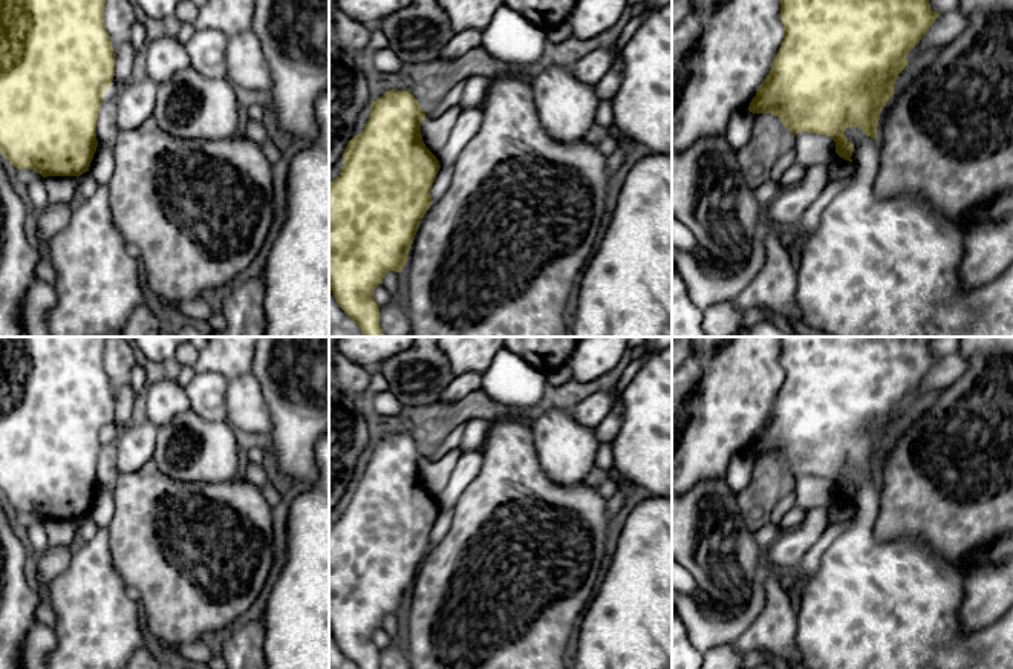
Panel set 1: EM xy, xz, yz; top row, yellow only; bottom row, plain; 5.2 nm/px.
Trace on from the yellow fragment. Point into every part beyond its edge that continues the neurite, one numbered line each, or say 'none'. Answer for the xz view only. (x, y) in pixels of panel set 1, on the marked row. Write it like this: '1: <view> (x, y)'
none

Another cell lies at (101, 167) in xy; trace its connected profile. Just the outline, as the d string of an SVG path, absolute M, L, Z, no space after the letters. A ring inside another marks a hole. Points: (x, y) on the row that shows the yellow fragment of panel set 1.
M96 147L93 159L89 167L89 175L99 184L107 185L115 171L113 147Z

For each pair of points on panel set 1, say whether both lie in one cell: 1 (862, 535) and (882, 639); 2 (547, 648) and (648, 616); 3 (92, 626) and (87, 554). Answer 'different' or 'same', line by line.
1: same
2: different
3: same

